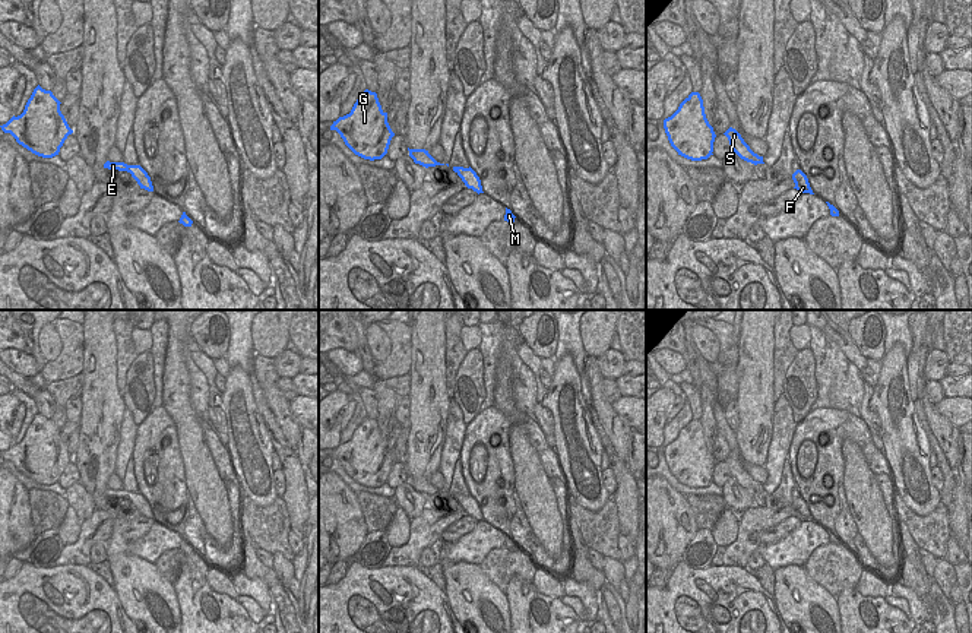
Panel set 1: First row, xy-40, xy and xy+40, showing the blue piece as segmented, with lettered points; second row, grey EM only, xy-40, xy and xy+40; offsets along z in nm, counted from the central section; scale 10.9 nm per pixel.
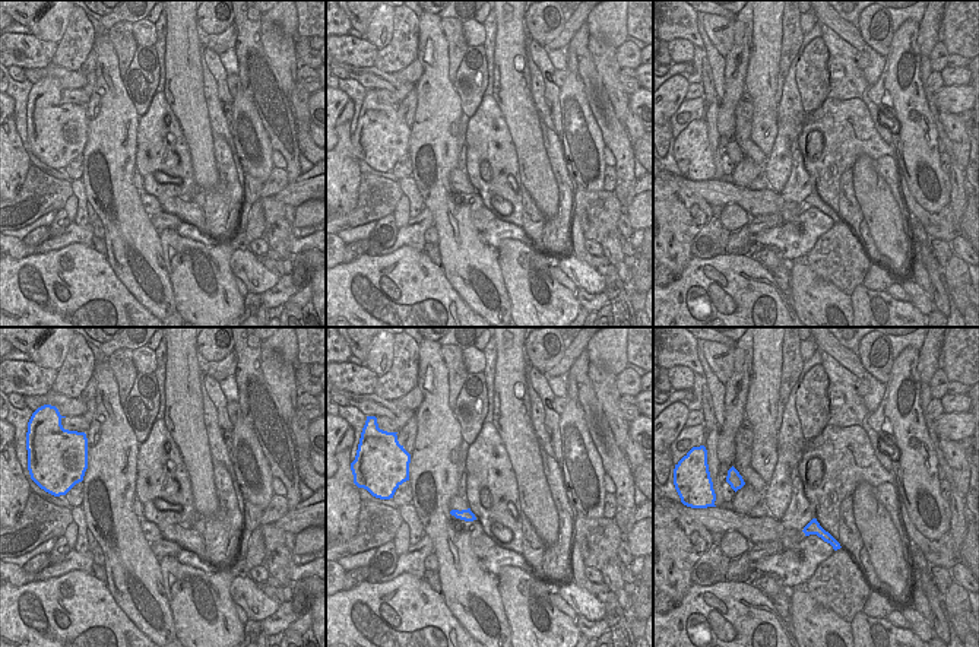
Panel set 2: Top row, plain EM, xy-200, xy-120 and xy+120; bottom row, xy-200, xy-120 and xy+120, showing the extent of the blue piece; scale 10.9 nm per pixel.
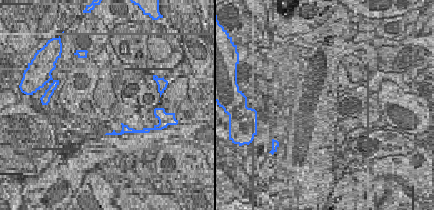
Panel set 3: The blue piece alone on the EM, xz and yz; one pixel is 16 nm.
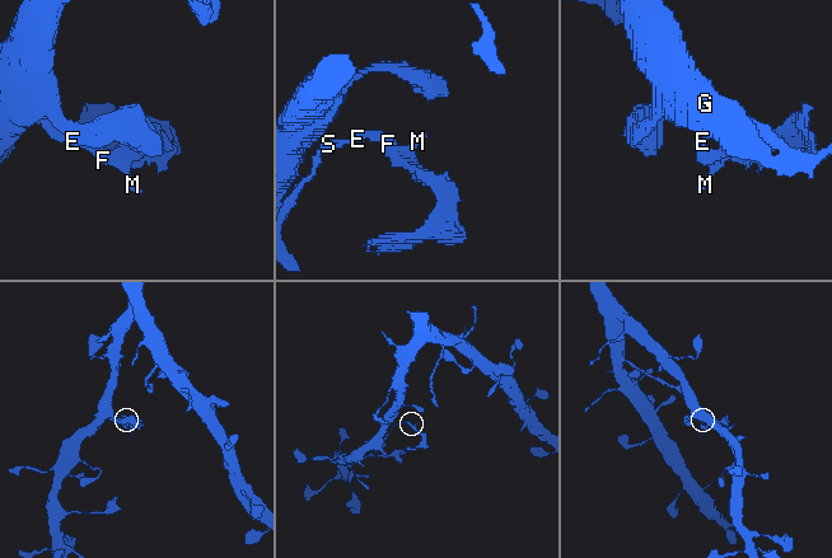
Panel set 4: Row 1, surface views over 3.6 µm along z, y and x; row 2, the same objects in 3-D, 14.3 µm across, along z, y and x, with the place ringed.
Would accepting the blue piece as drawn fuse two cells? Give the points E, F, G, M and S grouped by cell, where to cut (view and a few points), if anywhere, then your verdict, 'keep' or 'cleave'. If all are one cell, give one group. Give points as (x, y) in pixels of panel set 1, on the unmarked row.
groups E F M / G S; cut xy+40 (746, 471), (735, 480); cleave

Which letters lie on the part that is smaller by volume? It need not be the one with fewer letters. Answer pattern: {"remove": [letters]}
{"remove": ["E", "F", "M"]}

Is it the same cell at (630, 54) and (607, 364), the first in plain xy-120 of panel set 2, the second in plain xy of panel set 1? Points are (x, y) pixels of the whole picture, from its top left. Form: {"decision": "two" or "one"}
{"decision": "one"}

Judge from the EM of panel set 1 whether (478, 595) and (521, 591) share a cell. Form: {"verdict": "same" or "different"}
{"verdict": "different"}

